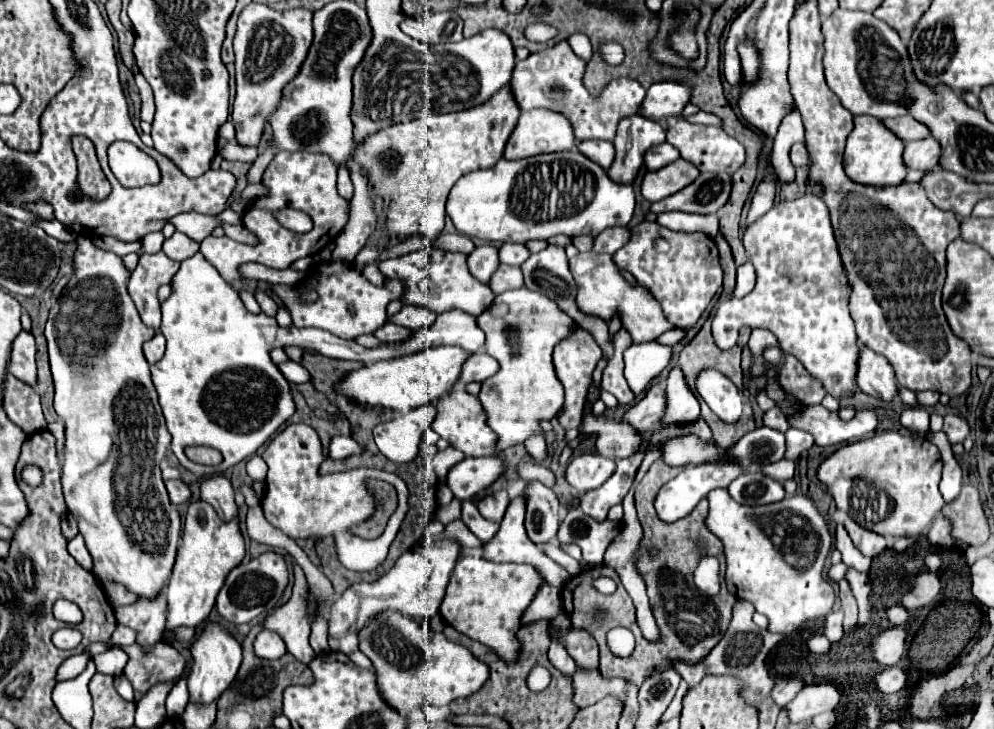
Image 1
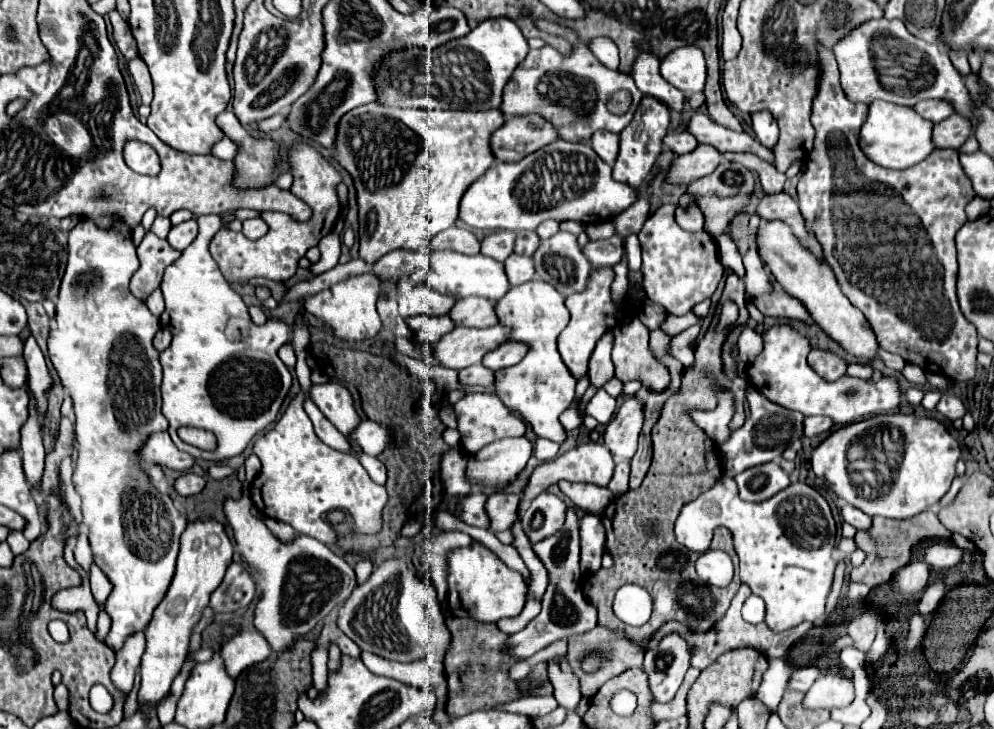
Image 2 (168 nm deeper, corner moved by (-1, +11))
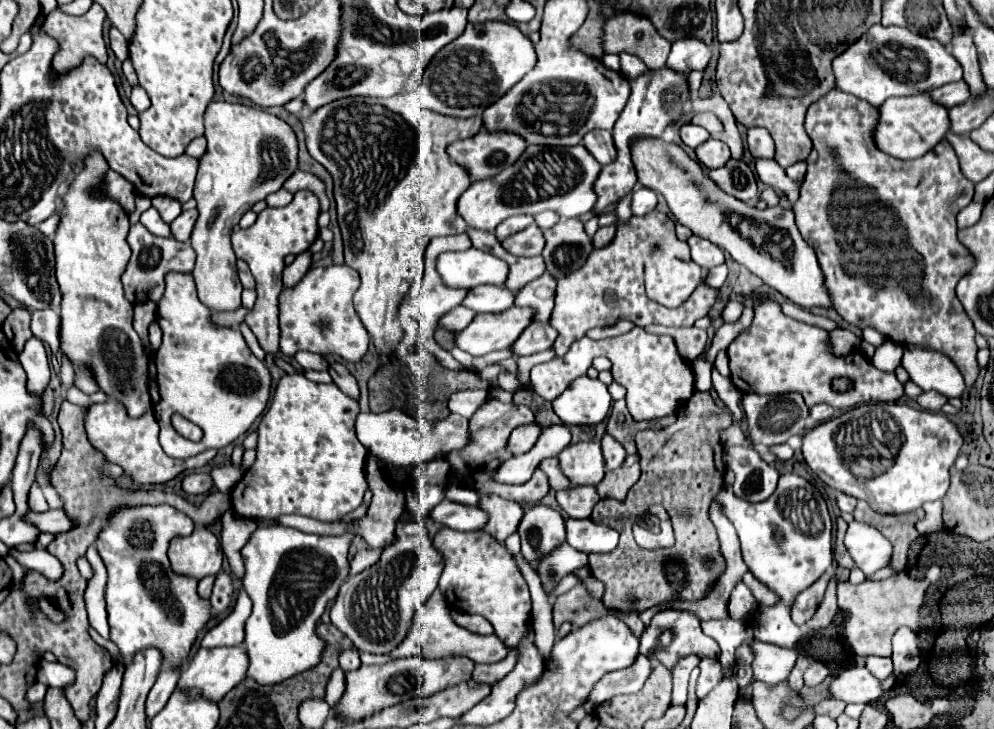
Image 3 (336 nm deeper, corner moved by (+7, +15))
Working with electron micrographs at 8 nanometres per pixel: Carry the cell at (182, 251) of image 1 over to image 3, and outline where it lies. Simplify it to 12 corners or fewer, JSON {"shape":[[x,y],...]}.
{"shape":[[196,210],[182,212],[170,224],[172,238],[190,240]]}

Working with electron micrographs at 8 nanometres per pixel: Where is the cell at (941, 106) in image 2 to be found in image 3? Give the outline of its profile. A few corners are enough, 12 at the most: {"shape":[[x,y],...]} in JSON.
{"shape":[[964,80],[932,90],[930,98],[944,108],[968,100]]}

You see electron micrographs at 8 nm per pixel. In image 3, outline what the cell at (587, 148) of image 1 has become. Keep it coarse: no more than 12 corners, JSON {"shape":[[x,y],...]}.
{"shape":[[590,130],[584,146],[600,164],[616,158],[612,132]]}

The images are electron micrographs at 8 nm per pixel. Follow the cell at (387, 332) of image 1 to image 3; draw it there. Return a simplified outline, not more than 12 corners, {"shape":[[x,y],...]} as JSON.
{"shape":[[456,306],[440,318],[440,328],[460,332],[476,312]]}

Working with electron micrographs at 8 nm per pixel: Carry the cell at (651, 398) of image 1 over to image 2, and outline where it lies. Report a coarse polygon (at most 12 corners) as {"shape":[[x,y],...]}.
{"shape":[[626,398],[604,430],[614,458],[636,454],[642,404]]}

